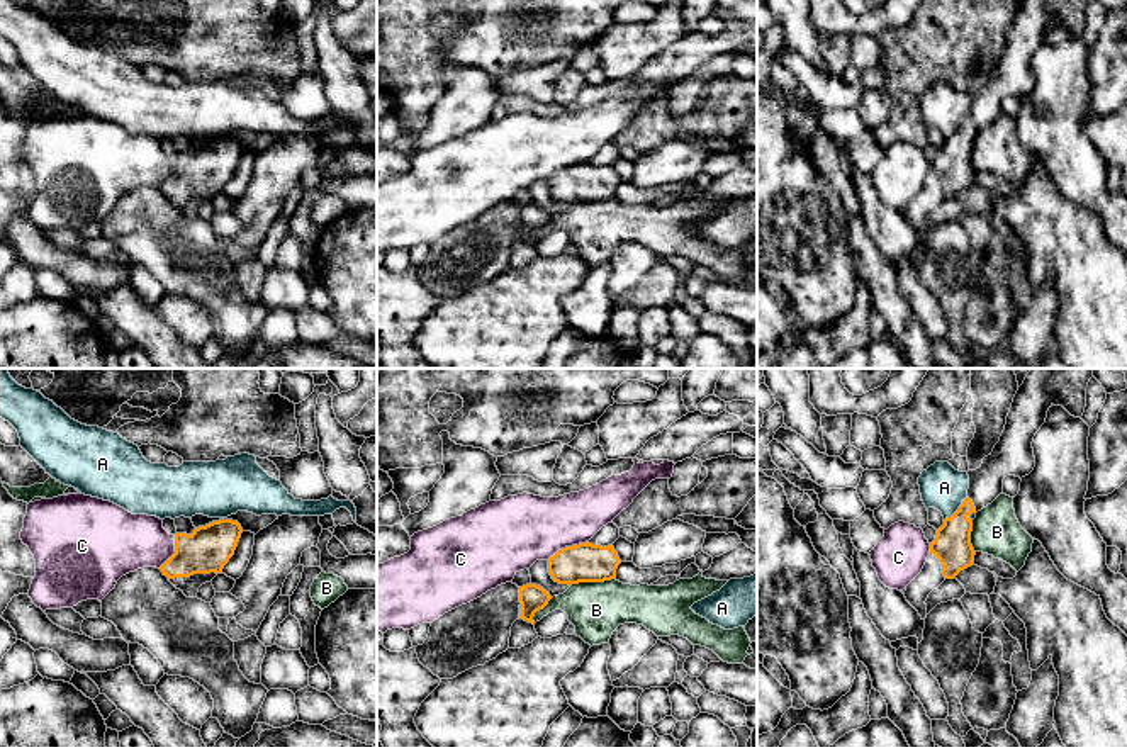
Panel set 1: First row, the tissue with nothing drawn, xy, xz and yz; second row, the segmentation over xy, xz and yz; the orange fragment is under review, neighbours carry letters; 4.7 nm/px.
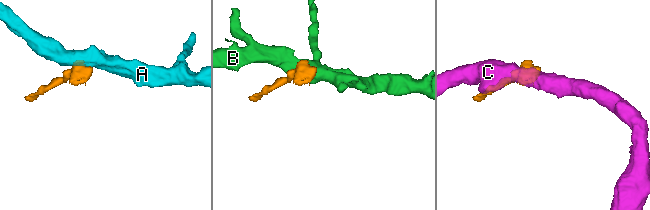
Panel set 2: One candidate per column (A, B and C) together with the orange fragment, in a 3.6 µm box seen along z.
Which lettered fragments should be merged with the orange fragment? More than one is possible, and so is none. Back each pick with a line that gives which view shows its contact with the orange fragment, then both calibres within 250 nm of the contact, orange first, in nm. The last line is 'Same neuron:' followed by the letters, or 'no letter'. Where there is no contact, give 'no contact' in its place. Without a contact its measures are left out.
Same neuron: no letter

